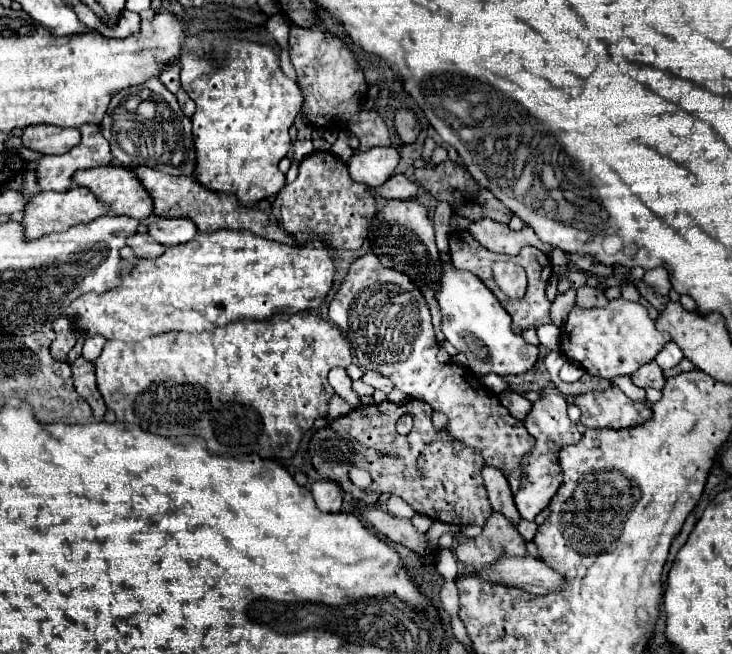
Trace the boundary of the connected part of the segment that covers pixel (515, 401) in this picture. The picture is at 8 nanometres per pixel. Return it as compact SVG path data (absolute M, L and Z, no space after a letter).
M507 390L503 394L499 394L499 398L503 400L503 406L509 410L511 416L515 416L517 420L523 420L531 408L531 402L525 400L521 394L513 392L513 390Z

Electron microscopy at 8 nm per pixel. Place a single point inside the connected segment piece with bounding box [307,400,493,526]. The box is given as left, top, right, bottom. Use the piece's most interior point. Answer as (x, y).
(446, 483)

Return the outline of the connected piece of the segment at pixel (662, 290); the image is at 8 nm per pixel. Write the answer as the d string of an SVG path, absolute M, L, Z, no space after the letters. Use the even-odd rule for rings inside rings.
M653 268L653 270L647 270L643 280L657 292L657 294L663 294L667 296L669 290L671 290L671 282L669 282L669 272L665 268Z

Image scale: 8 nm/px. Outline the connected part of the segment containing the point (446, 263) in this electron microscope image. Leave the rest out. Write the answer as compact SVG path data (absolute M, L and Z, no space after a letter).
M441 254L441 280L435 294L441 310L441 332L445 338L467 356L469 368L475 374L499 374L499 376L521 376L533 368L539 356L539 348L527 344L521 336L511 332L511 316L501 308L499 300L489 288L475 278L473 272L459 270L453 266L449 254Z

